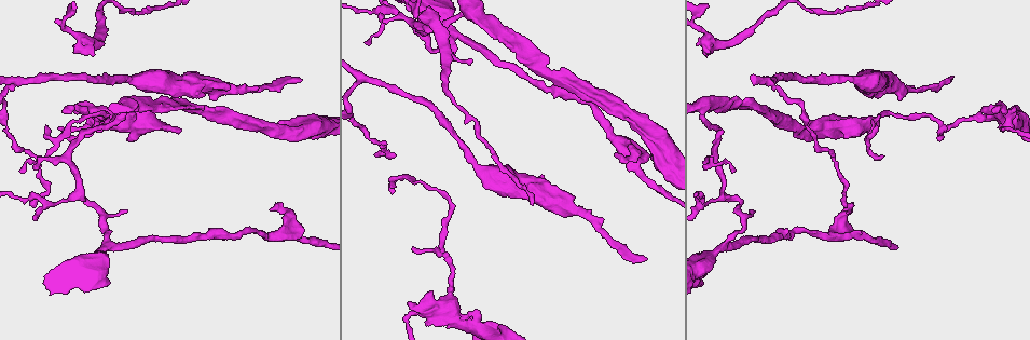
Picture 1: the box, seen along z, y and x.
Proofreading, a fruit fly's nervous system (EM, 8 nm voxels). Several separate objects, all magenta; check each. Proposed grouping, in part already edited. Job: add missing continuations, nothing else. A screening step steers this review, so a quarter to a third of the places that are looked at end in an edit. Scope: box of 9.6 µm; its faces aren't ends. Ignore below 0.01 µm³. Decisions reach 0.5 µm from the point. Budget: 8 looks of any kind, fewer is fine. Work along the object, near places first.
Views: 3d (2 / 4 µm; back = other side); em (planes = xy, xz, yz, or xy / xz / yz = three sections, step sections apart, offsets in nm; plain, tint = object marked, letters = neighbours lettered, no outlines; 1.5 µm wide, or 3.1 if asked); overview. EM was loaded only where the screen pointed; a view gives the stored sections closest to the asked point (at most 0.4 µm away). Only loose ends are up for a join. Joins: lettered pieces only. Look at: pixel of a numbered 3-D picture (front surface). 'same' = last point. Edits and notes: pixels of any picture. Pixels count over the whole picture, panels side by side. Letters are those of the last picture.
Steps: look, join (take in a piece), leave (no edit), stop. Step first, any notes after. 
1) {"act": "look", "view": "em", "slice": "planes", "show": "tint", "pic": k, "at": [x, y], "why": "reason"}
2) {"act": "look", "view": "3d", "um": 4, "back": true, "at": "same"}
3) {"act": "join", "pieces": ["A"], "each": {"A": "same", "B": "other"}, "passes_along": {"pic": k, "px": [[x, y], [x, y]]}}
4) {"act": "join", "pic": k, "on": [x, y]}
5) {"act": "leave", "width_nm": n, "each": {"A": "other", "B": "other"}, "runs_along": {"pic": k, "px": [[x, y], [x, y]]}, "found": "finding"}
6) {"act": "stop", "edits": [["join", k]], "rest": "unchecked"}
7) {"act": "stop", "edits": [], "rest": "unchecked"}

{"act": "look", "view": "3d", "um": 2, "pic": 1, "at": [126, 210], "why": "tapers out"}

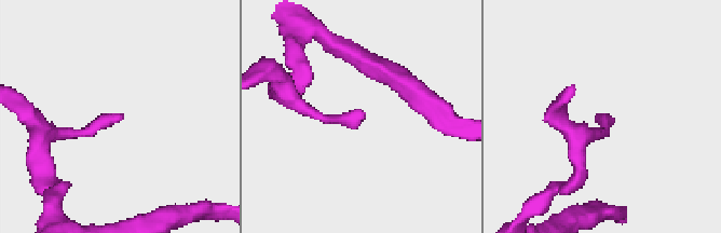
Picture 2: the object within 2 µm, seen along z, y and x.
{"act": "look", "view": "em", "slice": "planes", "show": "letters", "pic": 2, "at": [121, 116], "why": "shape alone is not enough"}

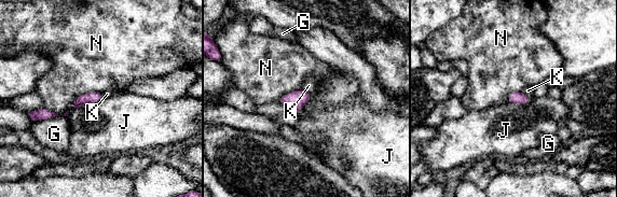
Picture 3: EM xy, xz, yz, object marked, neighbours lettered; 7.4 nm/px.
{"act": "leave", "each": {"G": "other", "J": "other", "K": "other", "N": "other"}, "border": {"pic": 3, "px": [[301, 87], [310, 96], [301, 109]]}, "found": "none of them fits"}

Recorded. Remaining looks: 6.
{"act": "look", "view": "em", "slice": "planes", "show": "letters", "pic": 1, "at": [368, 42], "why": "tapers out"}

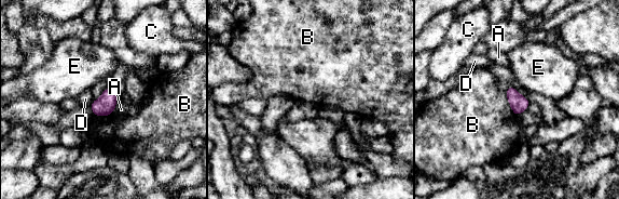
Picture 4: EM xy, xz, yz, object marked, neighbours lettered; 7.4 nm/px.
{"act": "leave", "each": {"A": "other", "B": "other", "C": "other", "D": "other", "E": "other"}, "border": {"pic": 4, "px": [[504, 92], [512, 113], [517, 117]]}, "found": "no lettered piece goes on from it"}

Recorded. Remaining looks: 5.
{"act": "look", "view": "3d", "um": 4, "pic": 1, "at": [32, 206], "why": "thin end"}

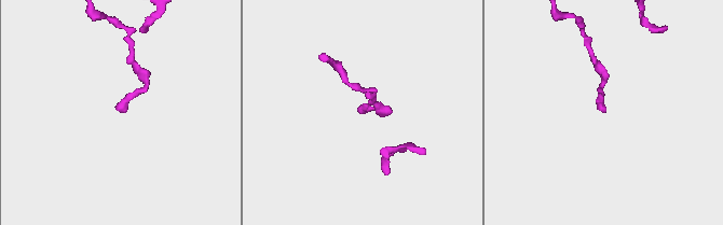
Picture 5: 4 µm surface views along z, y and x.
{"act": "look", "view": "em", "slice": "planes", "show": "tint", "pic": 5, "at": [118, 110], "why": "need the tissue"}

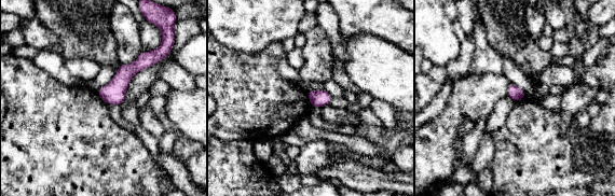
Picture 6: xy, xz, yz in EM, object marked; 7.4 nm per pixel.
{"act": "look", "view": "em", "slice": "planes", "show": "letters", "at": "same", "why": "what lies round it"}

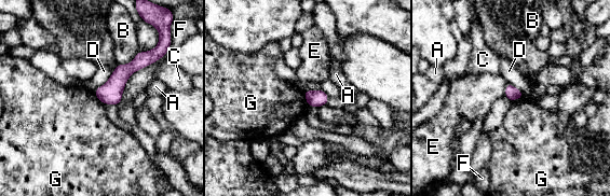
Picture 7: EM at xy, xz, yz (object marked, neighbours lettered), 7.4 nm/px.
{"act": "leave", "each": {"A": "other", "B": "other", "C": "other", "D": "other", "E": "other", "F": "other", "G": "other"}, "found": "none of them fits"}

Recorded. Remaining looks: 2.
{"act": "stop", "edits": [], "rest": "unchecked"}

